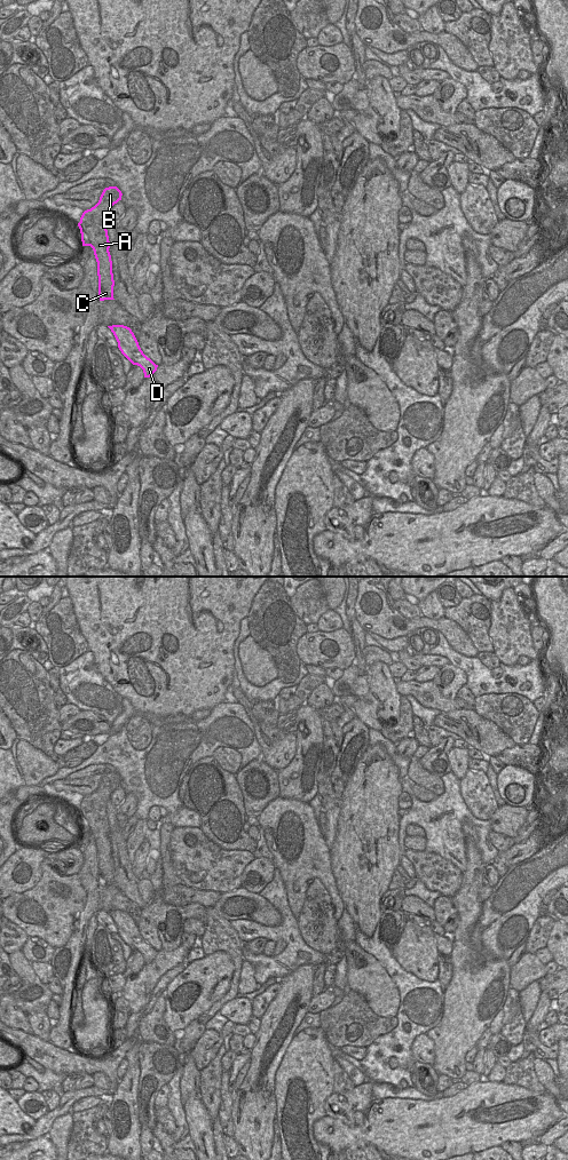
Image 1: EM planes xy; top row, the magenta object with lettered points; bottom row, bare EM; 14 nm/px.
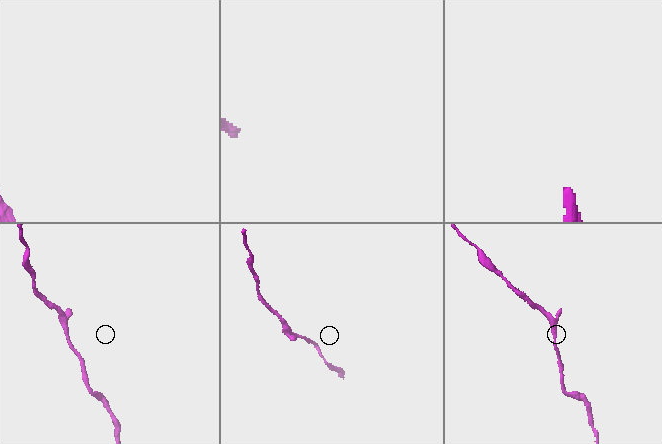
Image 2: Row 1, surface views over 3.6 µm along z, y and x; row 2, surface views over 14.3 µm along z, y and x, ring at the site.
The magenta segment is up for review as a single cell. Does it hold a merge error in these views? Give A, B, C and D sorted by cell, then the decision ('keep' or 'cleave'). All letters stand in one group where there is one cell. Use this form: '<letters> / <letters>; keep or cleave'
A B C D; keep

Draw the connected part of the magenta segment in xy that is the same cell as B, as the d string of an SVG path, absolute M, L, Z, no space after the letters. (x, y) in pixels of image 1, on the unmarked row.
M117 772L105 773L98 788L82 799L78 812L81 819L82 832L90 832L97 848L98 884L113 884L112 847L109 837L110 827L106 816L106 803L111 793L121 786L121 777Z

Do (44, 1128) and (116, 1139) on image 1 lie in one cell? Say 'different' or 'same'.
different

